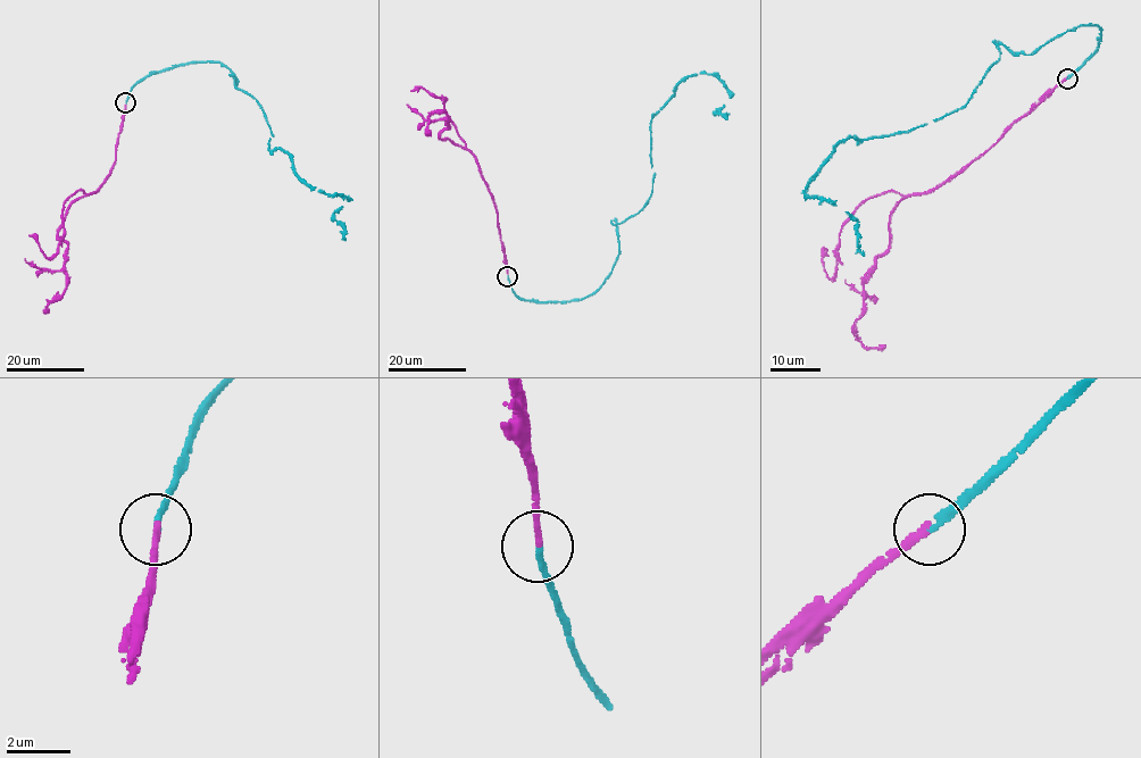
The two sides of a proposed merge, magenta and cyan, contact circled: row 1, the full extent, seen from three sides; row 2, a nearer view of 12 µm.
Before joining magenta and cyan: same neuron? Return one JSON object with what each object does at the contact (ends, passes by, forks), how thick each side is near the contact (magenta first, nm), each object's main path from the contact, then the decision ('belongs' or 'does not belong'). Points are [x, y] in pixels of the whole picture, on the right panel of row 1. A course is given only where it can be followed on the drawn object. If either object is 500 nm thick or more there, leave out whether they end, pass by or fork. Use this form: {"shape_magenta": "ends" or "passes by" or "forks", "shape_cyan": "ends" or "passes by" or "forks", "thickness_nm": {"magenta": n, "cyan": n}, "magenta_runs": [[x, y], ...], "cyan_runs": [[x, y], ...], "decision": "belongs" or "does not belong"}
{"shape_magenta": "ends", "shape_cyan": "ends", "thickness_nm": {"magenta": 200, "cyan": 200}, "magenta_runs": [[1067, 78], [987, 150], [893, 210], [889, 248], [864, 284], [855, 325], [865, 347], [885, 344]], "cyan_runs": [[1067, 78], [1098, 25], [1030, 55], [1000, 44], [959, 108], [842, 139], [805, 191], [856, 222], [864, 256]], "decision": "belongs"}

